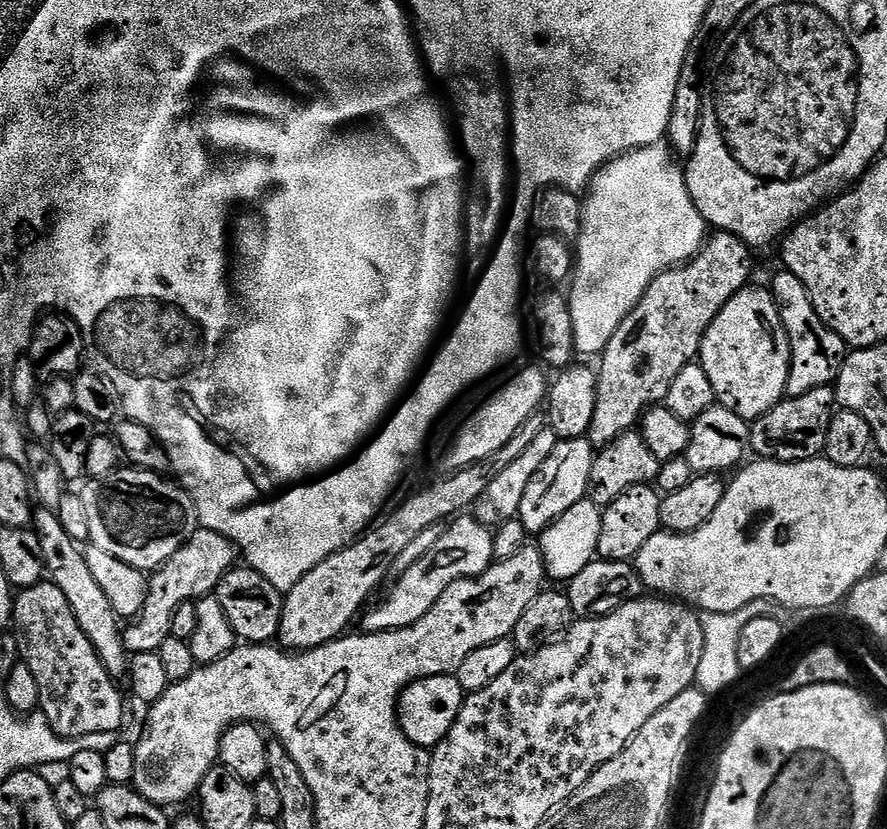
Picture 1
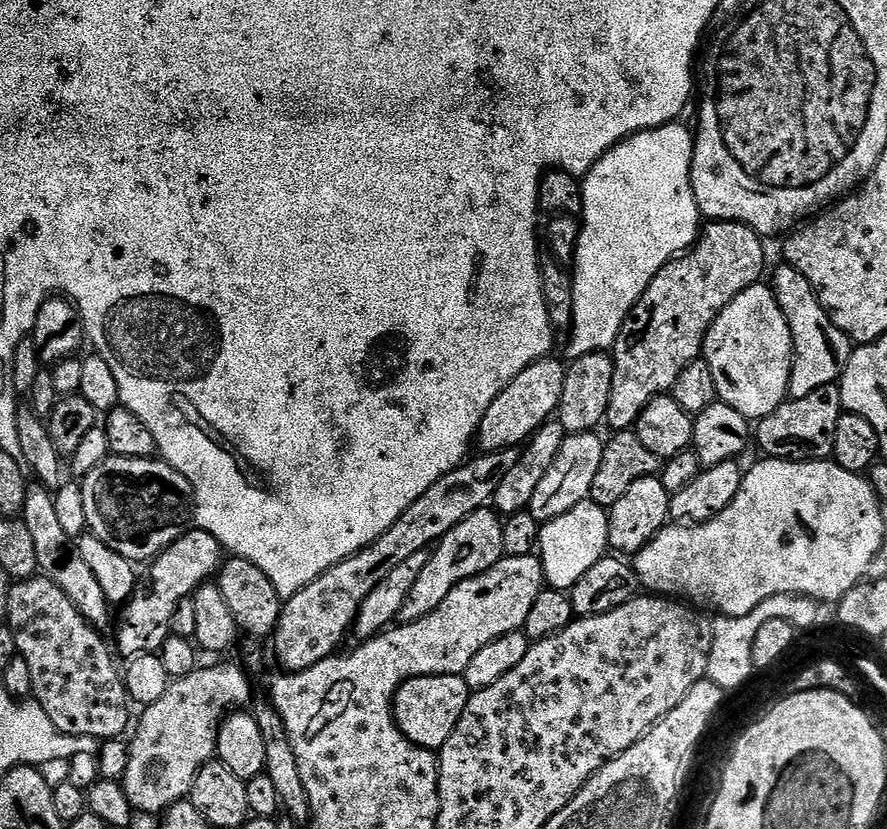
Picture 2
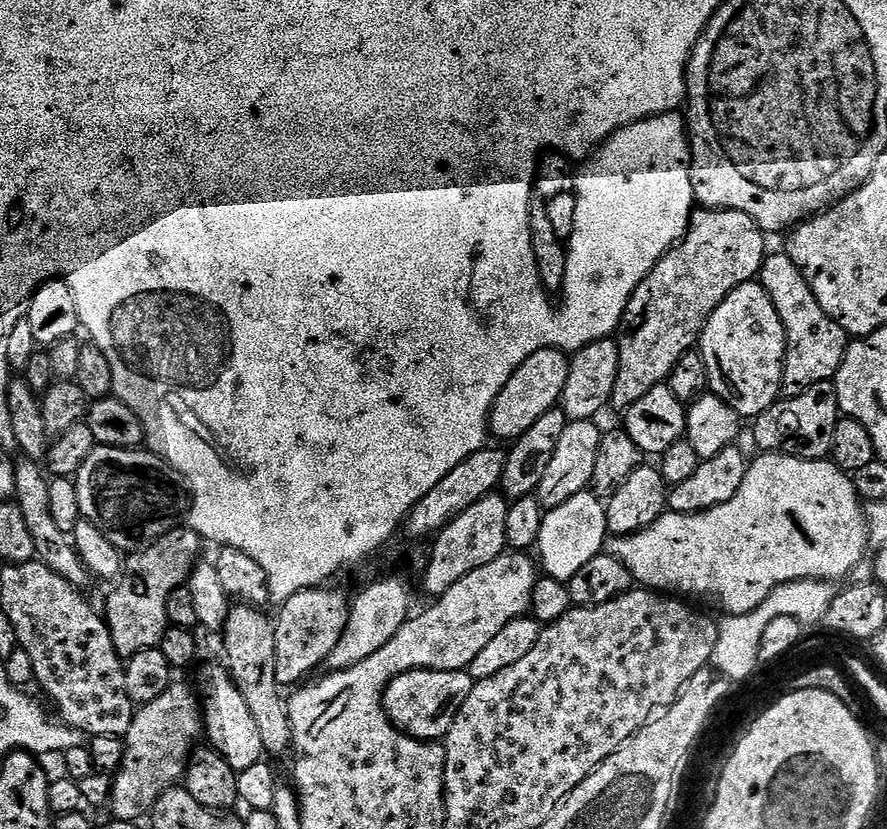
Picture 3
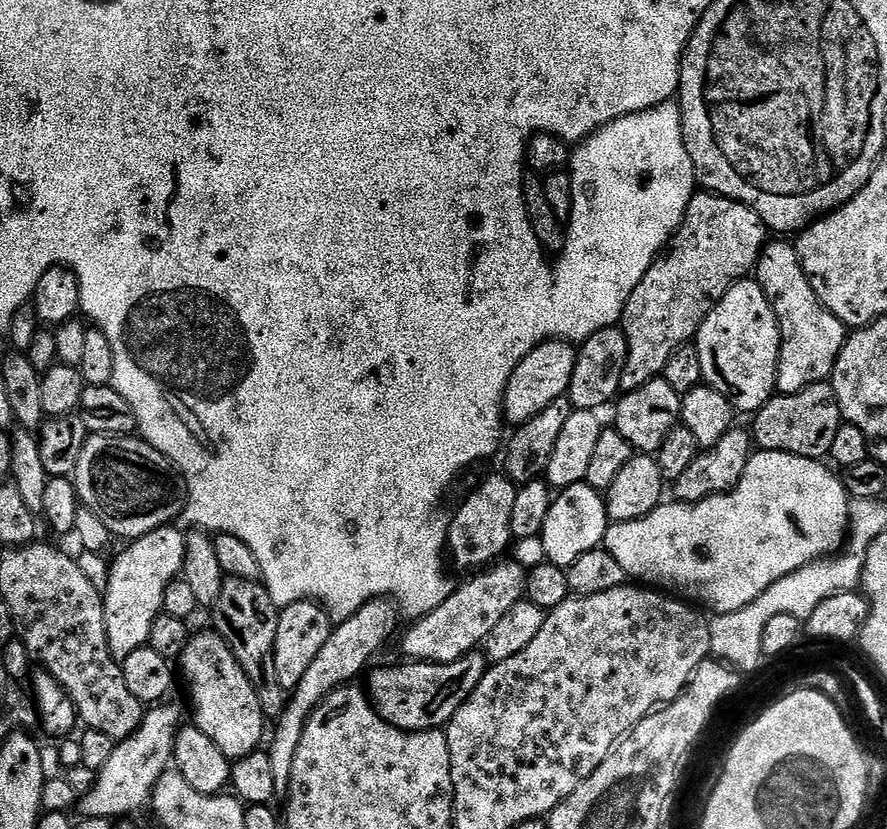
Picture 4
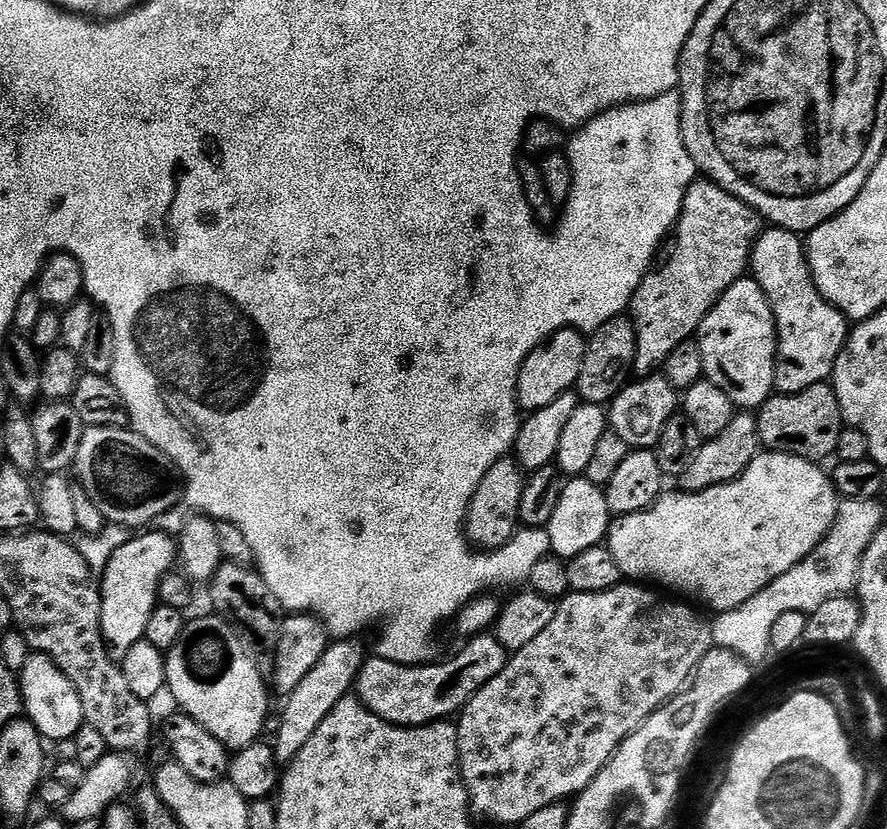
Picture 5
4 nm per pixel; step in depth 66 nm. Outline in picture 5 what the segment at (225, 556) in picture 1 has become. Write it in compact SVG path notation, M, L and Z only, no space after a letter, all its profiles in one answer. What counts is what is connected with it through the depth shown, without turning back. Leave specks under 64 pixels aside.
M163 530L141 531L139 534L133 535L124 546L115 550L109 564L103 570L102 579L99 581L100 597L102 598L102 630L100 632L104 636L104 646L108 649L108 655L113 660L117 662L124 660L127 652L130 651L130 646L134 646L134 642L144 639L146 622L150 622L150 614L158 603L160 580L165 574L173 571L177 564L177 541Z

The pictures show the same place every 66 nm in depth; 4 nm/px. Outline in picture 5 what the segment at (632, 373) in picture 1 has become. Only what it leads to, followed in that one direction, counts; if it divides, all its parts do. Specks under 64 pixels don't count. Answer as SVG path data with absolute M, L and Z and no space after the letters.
M697 178L686 190L680 219L642 278L630 305L636 337L637 377L659 373L674 346L699 333L706 314L749 271L752 247L762 231L762 218L752 207L722 190L712 180Z

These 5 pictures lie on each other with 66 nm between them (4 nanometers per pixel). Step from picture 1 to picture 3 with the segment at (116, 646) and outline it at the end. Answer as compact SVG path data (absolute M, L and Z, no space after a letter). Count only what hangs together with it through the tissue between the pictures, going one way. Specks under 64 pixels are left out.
M27 458L17 461L14 500L22 510L22 514L25 515L26 526L29 527L30 534L33 535L37 559L46 566L50 566L60 577L66 578L68 582L82 590L86 588L88 580L90 581L90 573L72 546L69 535L60 530L54 521L50 511L49 486L49 479L37 461Z

